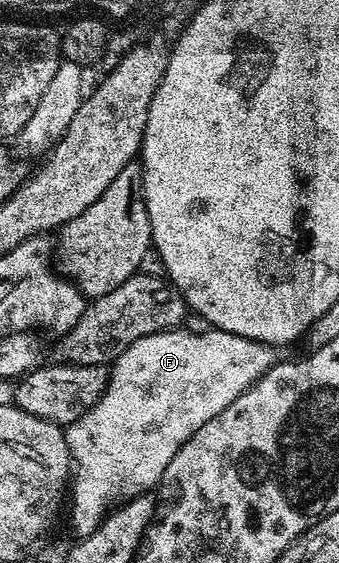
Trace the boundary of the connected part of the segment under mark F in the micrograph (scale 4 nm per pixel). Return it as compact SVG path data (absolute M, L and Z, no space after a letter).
M214 328L204 329L204 334L194 334L187 329L162 330L133 343L121 357L110 363L107 387L97 404L65 427L68 452L73 463L69 504L71 500L71 526L76 535L92 534L116 504L154 491L154 486L164 481L167 465L175 453L193 434L222 410L229 408L237 396L254 386L281 358L276 347L266 346L263 342L250 342L247 338Z

